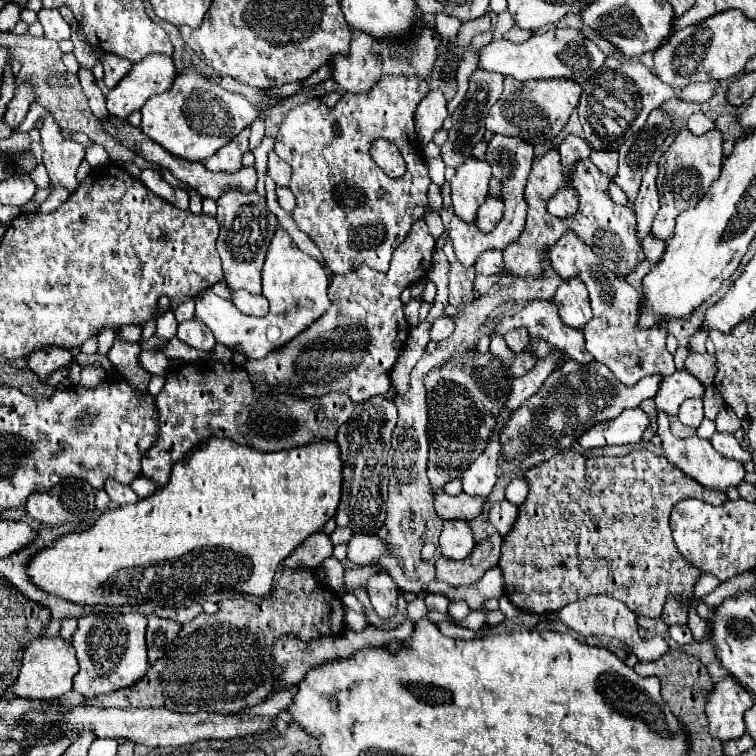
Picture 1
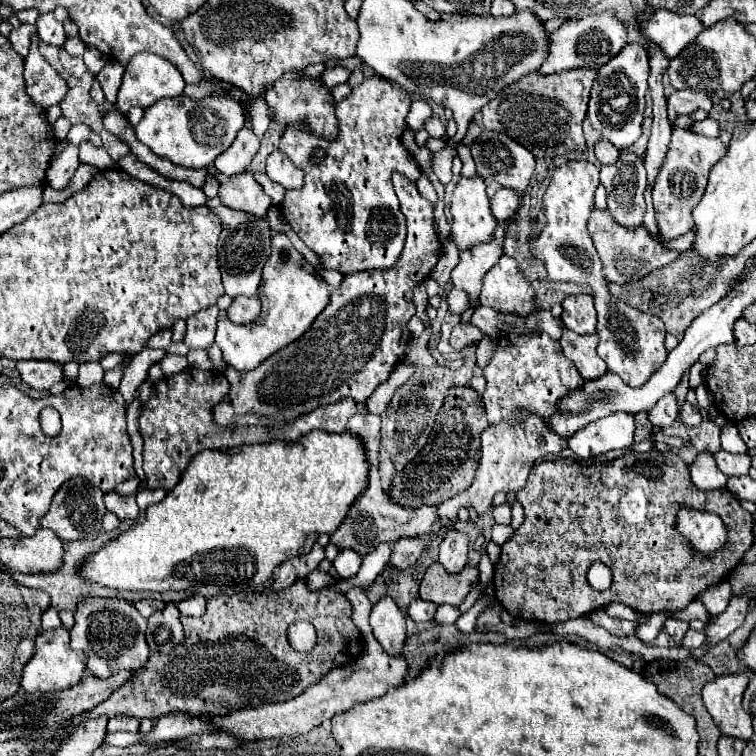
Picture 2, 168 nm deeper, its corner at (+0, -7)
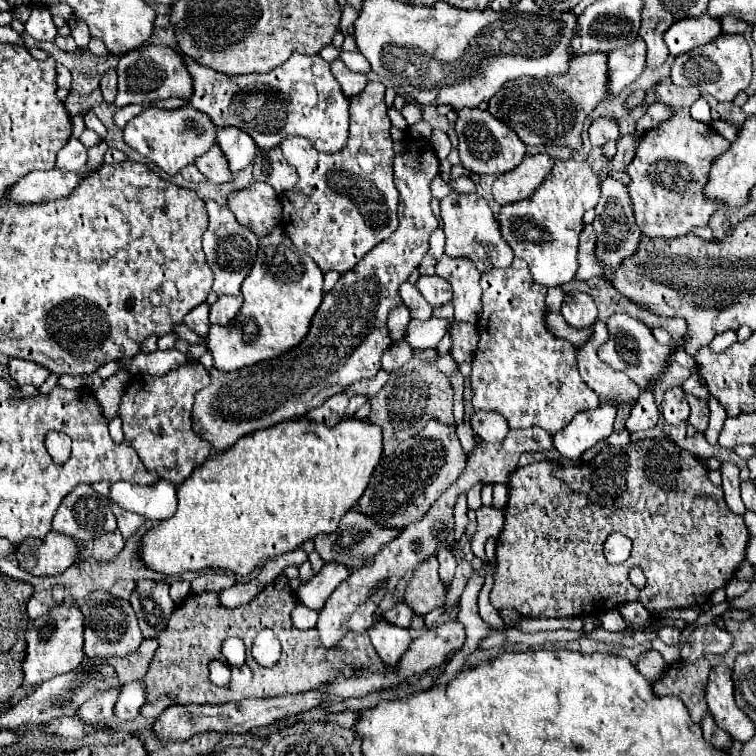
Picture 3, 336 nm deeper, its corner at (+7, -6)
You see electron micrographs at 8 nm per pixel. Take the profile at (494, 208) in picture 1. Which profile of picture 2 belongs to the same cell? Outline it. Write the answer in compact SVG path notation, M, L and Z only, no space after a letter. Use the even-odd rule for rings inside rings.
M498 189L494 193L494 197L490 199L490 209L492 209L492 215L498 219L498 221L504 221L508 217L512 217L516 213L516 209L522 205L522 193L514 191L514 189Z

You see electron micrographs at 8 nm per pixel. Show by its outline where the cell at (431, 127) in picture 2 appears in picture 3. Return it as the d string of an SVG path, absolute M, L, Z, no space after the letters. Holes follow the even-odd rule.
M407 104L407 106L401 110L401 114L403 114L403 118L407 120L409 126L413 126L413 124L417 124L417 122L423 120L421 108L417 108L417 106L413 106L413 104Z

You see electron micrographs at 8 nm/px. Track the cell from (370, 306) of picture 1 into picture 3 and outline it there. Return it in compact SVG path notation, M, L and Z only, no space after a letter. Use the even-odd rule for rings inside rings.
M403 142L407 144L407 152L395 154L393 162L395 186L399 190L399 228L389 240L377 244L357 268L345 272L335 288L325 294L321 308L313 316L309 336L297 348L249 368L235 372L211 368L211 384L197 392L191 418L193 430L209 440L217 452L231 448L239 438L255 430L301 418L353 382L371 380L381 370L381 356L393 344L387 318L397 304L403 304L399 286L421 264L429 250L429 236L439 228L429 206L429 184L439 172L439 158L425 142Z

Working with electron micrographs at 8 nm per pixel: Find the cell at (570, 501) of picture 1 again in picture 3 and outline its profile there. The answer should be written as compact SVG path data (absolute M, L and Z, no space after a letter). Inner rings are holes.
M653 438L653 440L637 440L631 446L609 446L603 452L599 452L591 462L583 462L579 466L575 464L561 464L557 460L541 460L541 462L533 462L527 464L523 468L517 468L517 472L513 474L511 482L509 482L509 502L505 508L505 526L497 538L497 548L495 548L495 582L489 594L489 600L493 604L495 610L503 610L503 608L511 608L515 612L519 612L525 618L573 618L573 616L599 616L609 608L617 608L623 602L629 600L641 600L645 604L647 610L655 612L655 610L671 610L671 608L687 608L687 606L701 606L709 600L711 592L715 592L717 588L725 586L727 580L733 576L733 572L739 568L739 564L745 560L745 546L749 542L749 532L745 528L743 516L729 512L725 498L723 498L723 490L719 486L713 486L707 480L707 468L701 466L701 462L689 454L687 450L681 450L675 444L669 444L665 438ZM701 496L709 496L715 500L715 508L709 510L707 506L703 508L703 504L697 504L697 500ZM669 502L669 516L677 516L677 532L665 532L665 506ZM613 532L621 532L625 534L631 542L633 542L633 550L631 556L623 562L623 564L607 564L605 556L603 556L603 542L609 534ZM633 566L643 568L645 576L647 576L647 586L643 590L635 590L635 586L629 582L627 574Z

